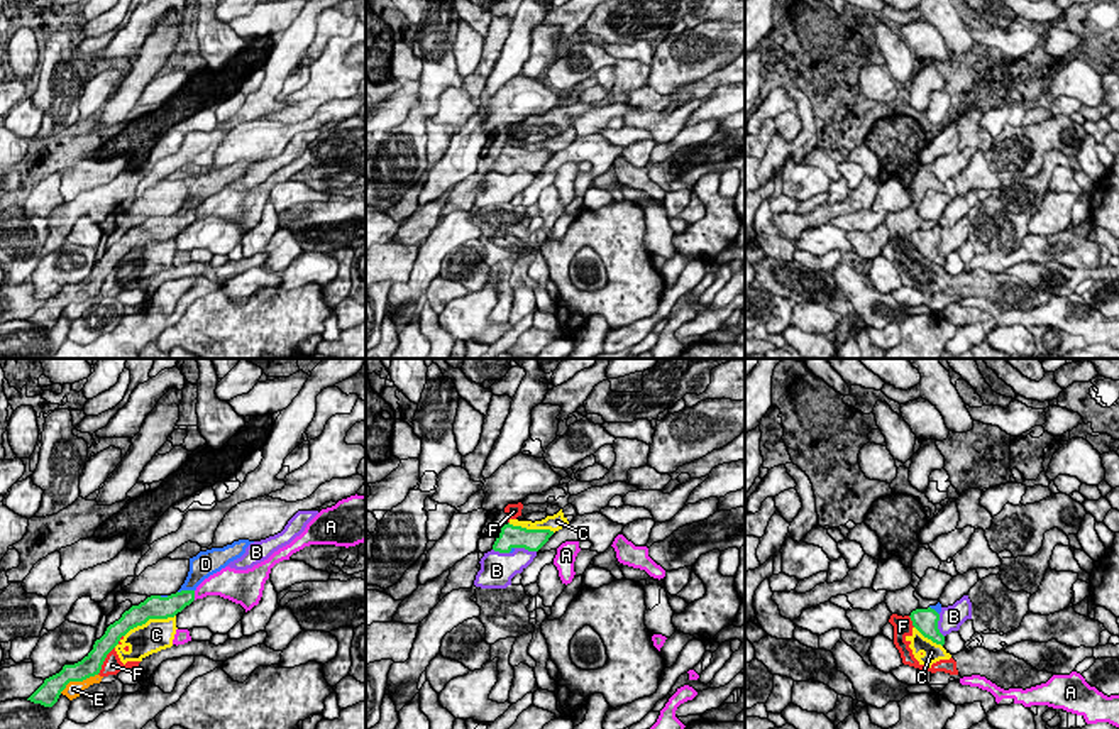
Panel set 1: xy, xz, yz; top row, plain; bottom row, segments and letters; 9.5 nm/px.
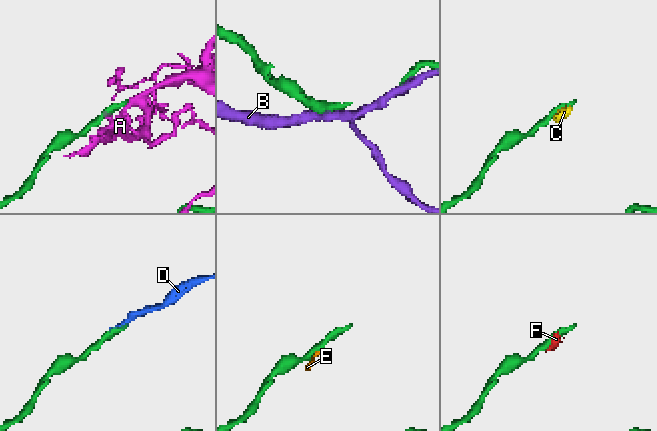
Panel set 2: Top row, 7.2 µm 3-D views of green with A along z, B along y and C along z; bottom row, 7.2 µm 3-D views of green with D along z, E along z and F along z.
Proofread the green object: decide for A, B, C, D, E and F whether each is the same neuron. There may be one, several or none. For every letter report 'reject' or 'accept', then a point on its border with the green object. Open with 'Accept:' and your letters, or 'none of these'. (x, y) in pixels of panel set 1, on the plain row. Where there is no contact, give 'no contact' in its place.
Accept: D
A: reject; contact xy (193, 217)
B: reject; contact yz (937, 247)
C: reject; contact xy (149, 239)
D: accept; contact xy (185, 212)
E: reject; contact xy (78, 301)
F: reject; contact xy (104, 281)

